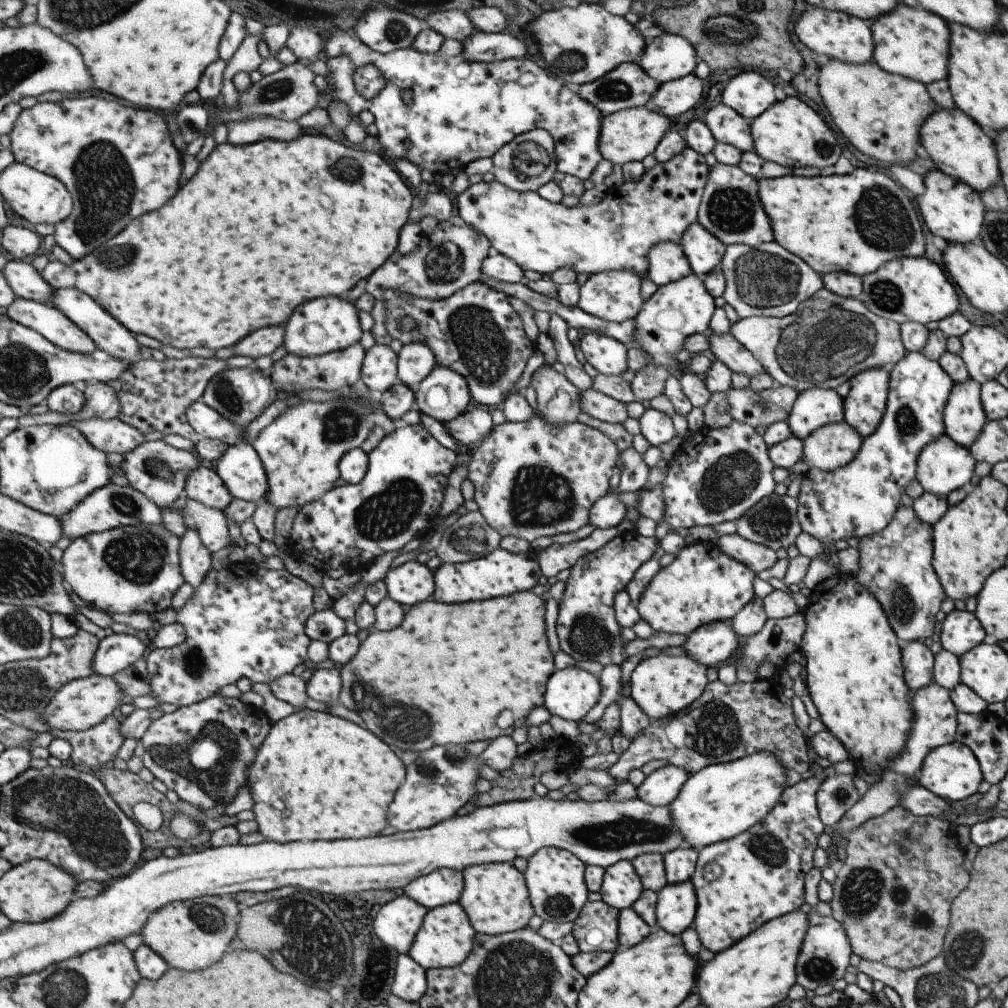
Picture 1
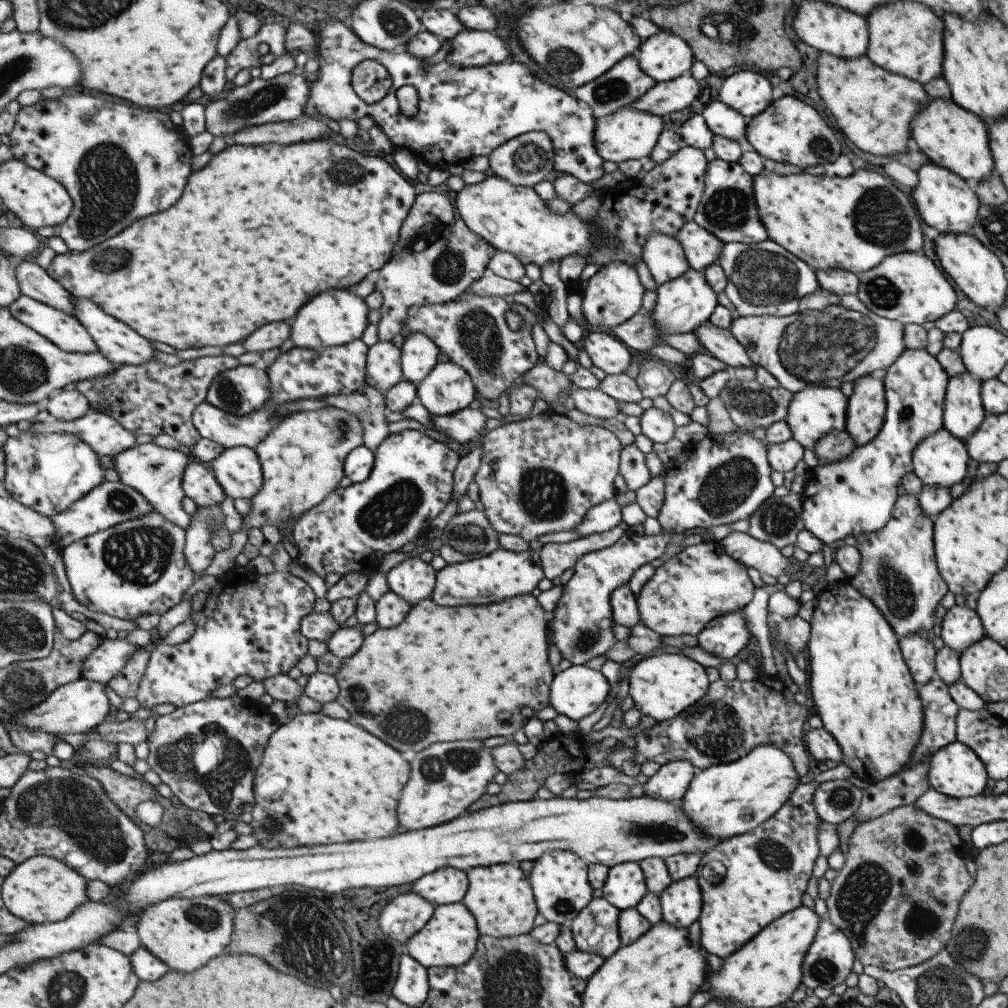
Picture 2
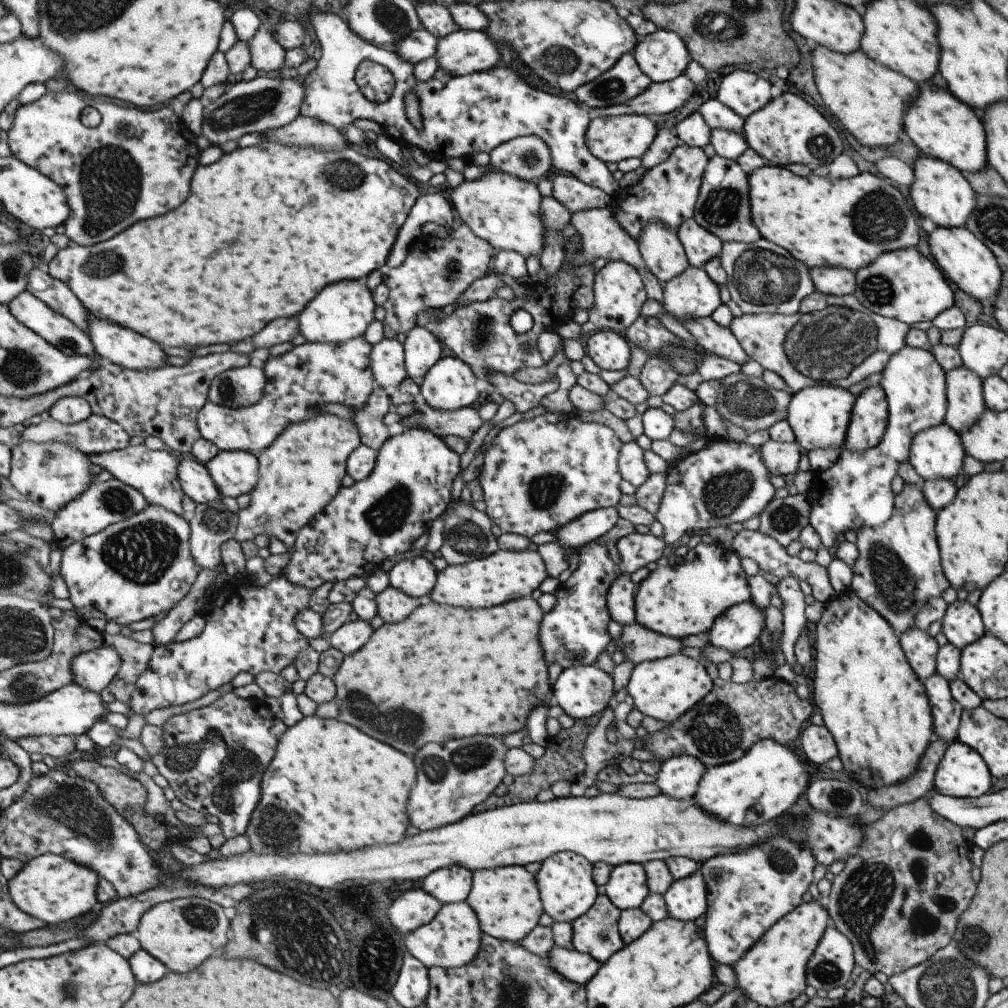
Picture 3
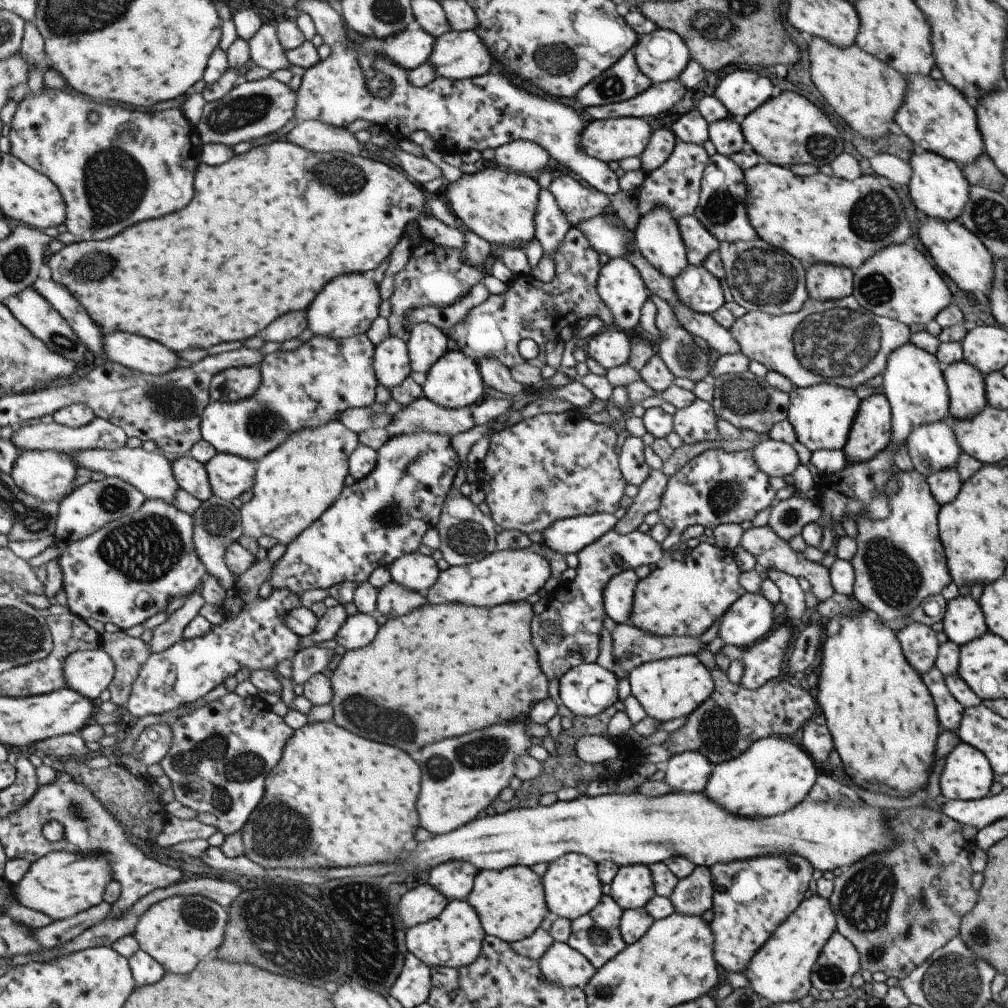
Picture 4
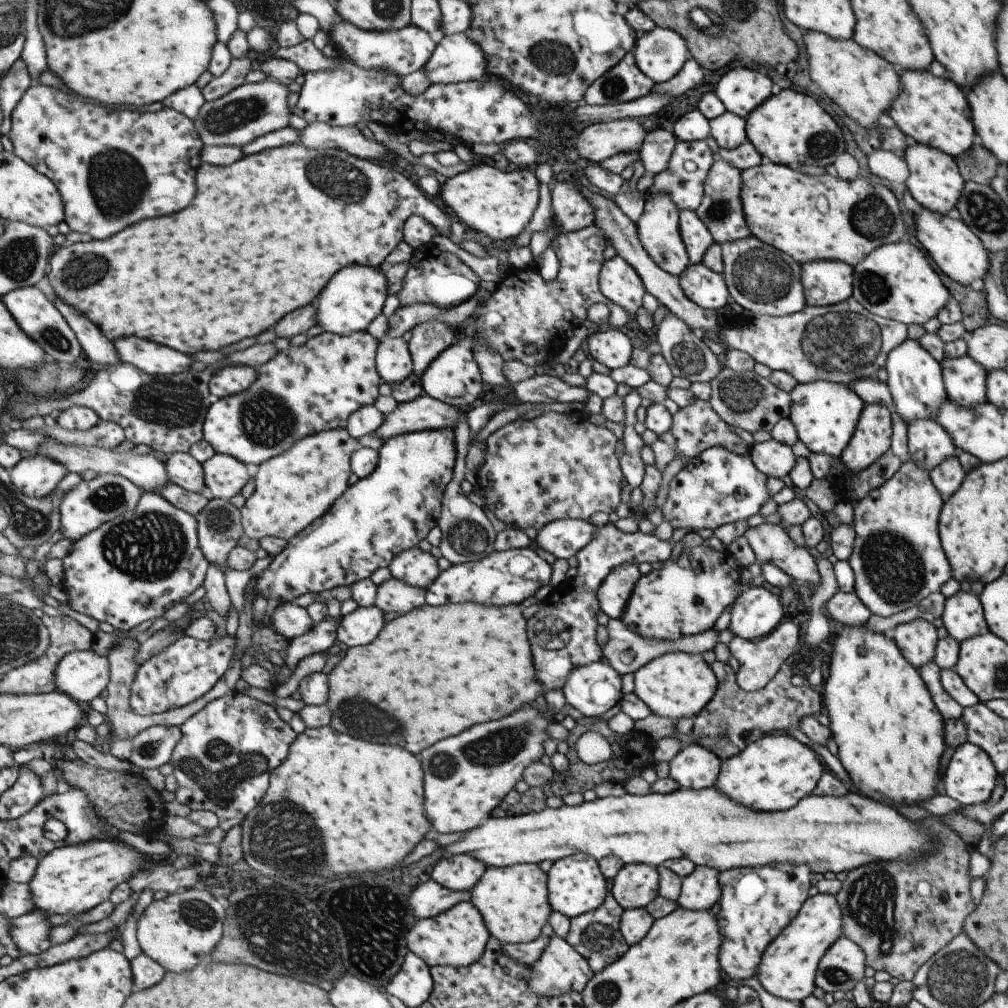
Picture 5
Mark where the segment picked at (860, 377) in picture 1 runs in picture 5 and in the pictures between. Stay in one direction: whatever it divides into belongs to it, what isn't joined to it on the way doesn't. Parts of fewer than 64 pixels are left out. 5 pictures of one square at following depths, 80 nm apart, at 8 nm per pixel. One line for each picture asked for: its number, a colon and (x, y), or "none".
2: (865, 409)
3: (868, 418)
4: (869, 432)
5: (871, 437)

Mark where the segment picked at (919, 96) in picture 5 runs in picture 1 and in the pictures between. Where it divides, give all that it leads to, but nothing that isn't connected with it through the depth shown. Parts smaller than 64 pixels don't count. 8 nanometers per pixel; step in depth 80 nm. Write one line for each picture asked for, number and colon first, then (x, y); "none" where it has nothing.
1: (957, 147)
2: (951, 137)
3: (940, 126)
4: (936, 118)

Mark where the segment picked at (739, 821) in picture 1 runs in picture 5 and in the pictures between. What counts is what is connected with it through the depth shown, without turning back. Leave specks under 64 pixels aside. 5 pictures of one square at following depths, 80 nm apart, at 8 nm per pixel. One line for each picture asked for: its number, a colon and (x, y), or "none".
2: (724, 800)
3: (758, 787)
4: (772, 775)
5: (773, 773)

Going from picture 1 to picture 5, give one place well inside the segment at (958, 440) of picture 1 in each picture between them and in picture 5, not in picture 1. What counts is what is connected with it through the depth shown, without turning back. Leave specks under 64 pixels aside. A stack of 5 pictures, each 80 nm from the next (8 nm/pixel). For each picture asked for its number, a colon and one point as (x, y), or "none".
2: (962, 412)
3: (964, 407)
4: (965, 386)
5: (964, 380)

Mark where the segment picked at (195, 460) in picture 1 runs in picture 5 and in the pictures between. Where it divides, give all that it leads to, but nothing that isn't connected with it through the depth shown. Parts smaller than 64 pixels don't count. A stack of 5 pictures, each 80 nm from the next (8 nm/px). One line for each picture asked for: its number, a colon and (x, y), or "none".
2: (157, 473)
3: (155, 473)
4: (151, 473)
5: (146, 471)

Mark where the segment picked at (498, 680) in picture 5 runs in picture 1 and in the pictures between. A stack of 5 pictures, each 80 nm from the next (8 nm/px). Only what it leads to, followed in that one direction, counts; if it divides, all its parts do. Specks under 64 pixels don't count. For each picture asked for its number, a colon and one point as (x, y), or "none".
1: (444, 677)
2: (475, 672)
3: (445, 672)
4: (427, 676)

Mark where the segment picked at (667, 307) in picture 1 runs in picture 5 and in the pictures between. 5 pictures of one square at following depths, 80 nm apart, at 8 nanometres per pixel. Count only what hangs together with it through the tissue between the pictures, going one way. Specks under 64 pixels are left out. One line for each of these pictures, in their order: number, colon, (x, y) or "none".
2: (682, 304)
3: (691, 294)
4: (694, 287)
5: (706, 289)

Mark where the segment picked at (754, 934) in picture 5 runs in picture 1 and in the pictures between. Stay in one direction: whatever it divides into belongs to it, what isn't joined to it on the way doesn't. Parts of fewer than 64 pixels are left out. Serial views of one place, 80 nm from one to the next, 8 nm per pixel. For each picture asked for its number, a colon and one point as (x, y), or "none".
1: (762, 869)
2: (766, 871)
3: (747, 892)
4: (750, 898)

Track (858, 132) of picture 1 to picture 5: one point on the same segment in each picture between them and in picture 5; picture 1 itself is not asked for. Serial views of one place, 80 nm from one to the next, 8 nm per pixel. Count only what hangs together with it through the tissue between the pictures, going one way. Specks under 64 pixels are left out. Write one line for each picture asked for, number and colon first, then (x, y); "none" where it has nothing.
2: (873, 108)
3: (869, 100)
4: (866, 93)
5: (863, 85)

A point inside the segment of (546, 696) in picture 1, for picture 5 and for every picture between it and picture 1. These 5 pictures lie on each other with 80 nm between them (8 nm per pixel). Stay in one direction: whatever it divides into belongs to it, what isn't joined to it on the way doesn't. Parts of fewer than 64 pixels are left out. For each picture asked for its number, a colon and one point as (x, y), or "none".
2: (577, 691)
3: (581, 691)
4: (586, 690)
5: (592, 689)

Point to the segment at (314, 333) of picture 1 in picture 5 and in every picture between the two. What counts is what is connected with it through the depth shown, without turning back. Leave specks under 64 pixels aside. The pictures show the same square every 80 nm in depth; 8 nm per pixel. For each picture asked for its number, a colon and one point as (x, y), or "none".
2: (336, 318)
3: (344, 311)
4: (348, 307)
5: (354, 299)

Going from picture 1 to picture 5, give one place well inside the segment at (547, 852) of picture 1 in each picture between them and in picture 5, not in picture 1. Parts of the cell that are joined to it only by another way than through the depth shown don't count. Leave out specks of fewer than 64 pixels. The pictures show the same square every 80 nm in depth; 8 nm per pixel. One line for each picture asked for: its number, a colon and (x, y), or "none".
2: (559, 880)
3: (564, 881)
4: (572, 888)
5: (575, 885)

